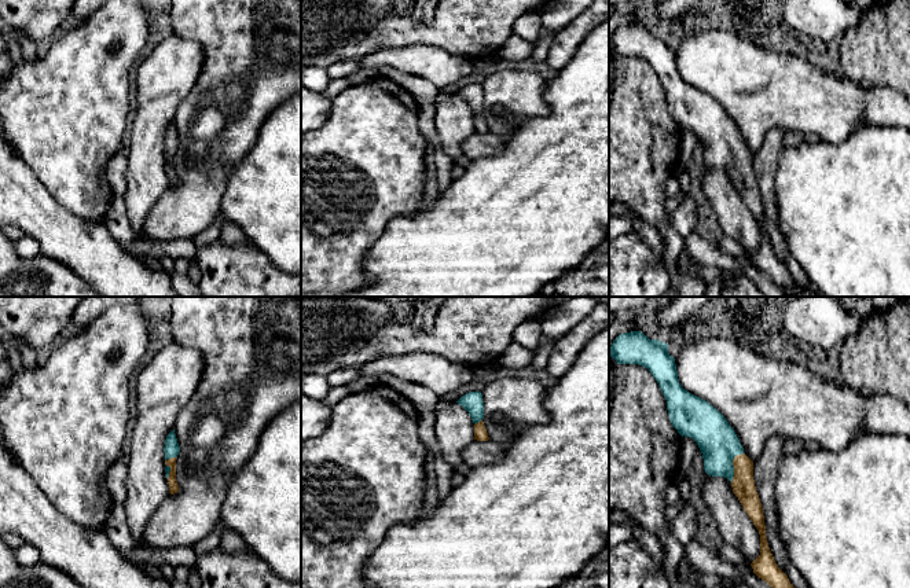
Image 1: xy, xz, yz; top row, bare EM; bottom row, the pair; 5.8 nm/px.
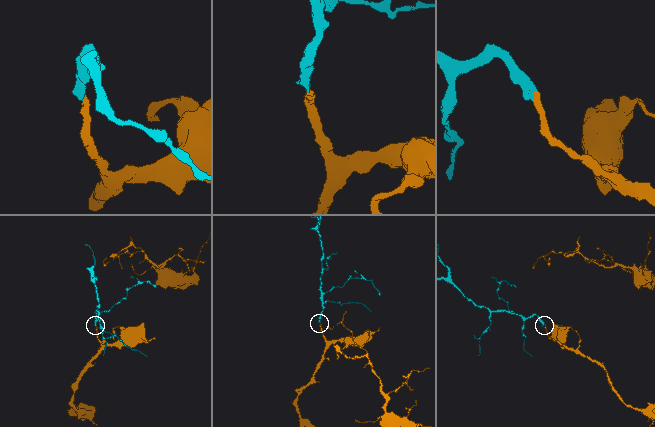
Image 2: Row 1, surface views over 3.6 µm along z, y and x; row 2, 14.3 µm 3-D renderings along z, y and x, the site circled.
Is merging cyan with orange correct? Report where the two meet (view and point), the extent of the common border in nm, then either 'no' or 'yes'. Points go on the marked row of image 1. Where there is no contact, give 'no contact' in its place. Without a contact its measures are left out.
yz (733, 466) | 190 nm | yes

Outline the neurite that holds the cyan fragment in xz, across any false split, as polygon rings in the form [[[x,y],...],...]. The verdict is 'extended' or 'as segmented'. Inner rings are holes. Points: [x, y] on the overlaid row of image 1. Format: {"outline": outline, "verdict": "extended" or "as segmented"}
{"outline": [[[481,392],[466,393],[456,403],[459,405],[462,405],[471,416],[471,420],[474,423],[474,440],[488,441],[489,437],[488,437],[487,429],[485,429],[484,422],[482,422],[484,403],[482,403]]], "verdict": "extended"}

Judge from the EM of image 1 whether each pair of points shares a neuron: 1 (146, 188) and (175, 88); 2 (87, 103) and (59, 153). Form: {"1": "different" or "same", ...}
{"1": "same", "2": "same"}

